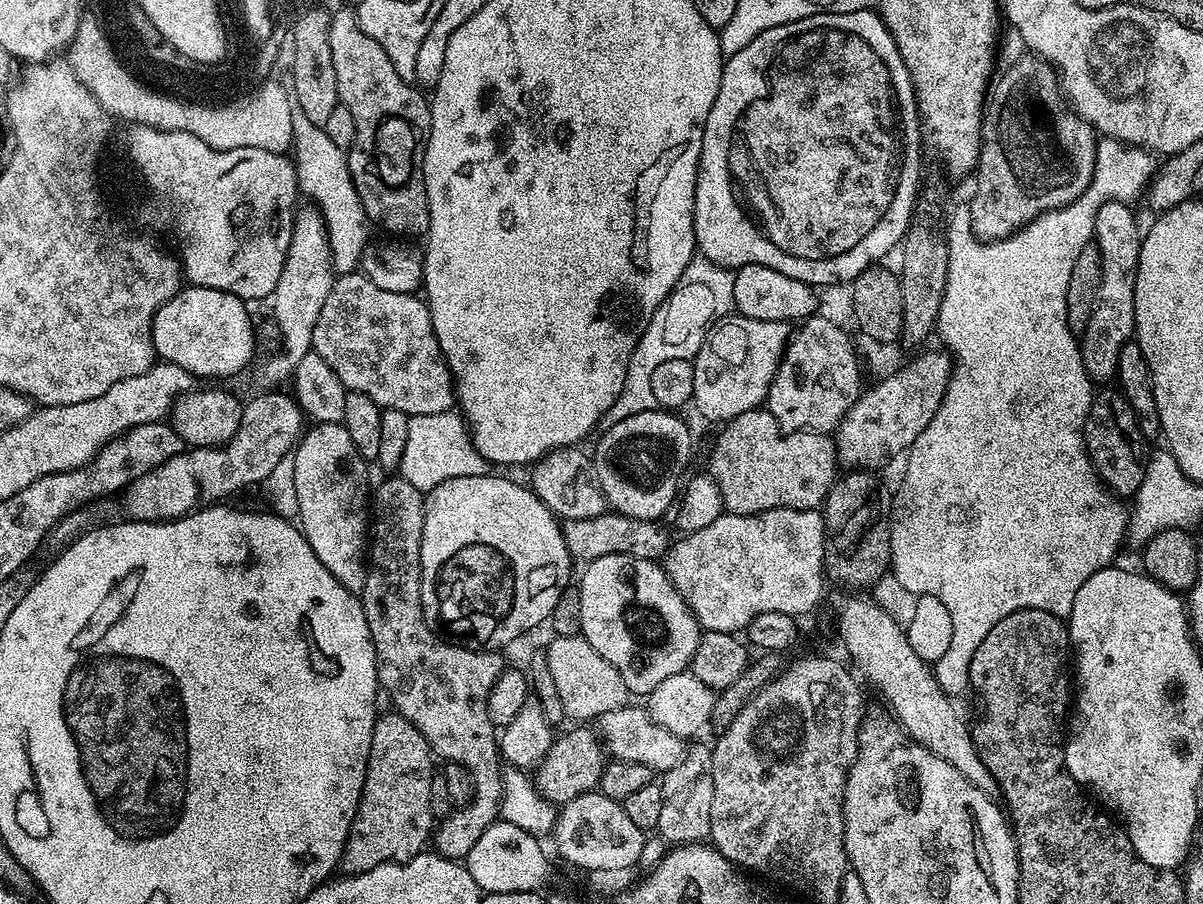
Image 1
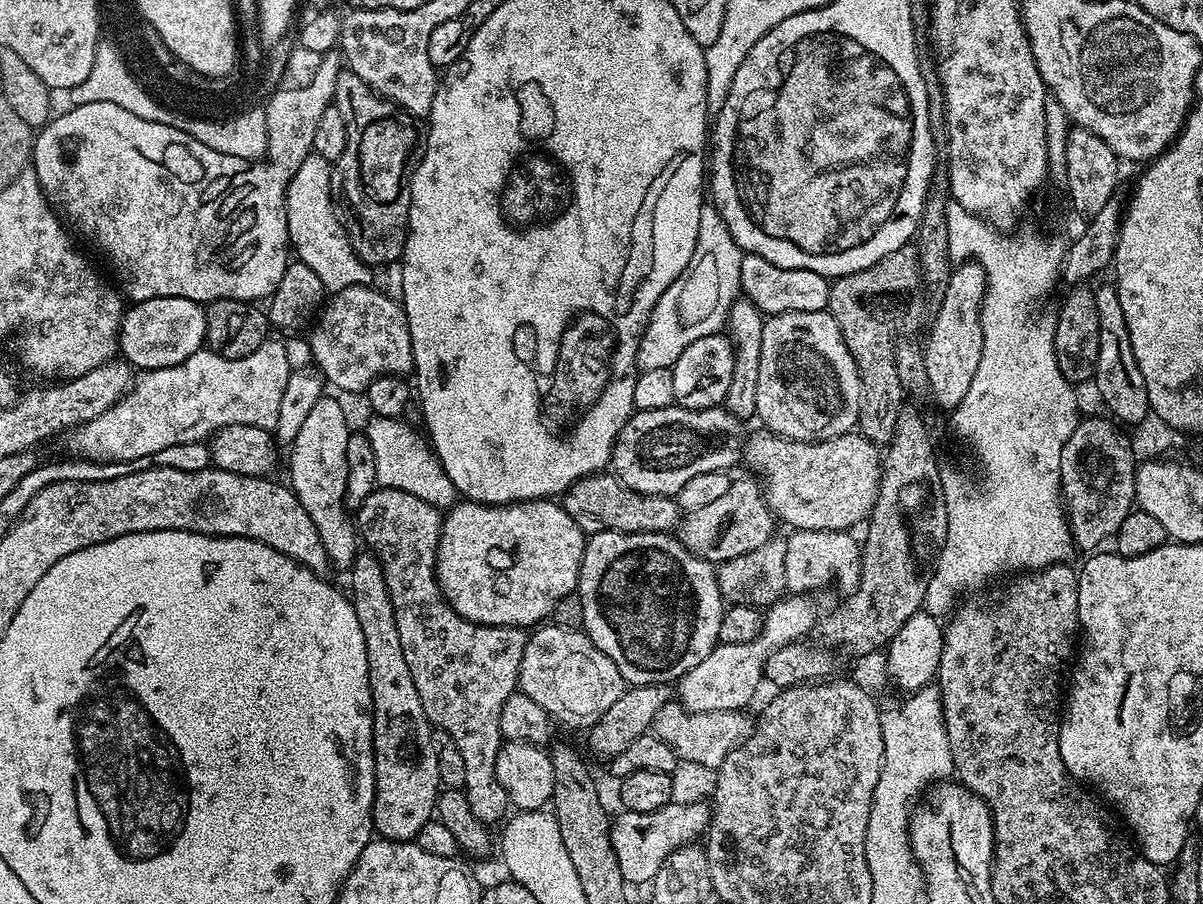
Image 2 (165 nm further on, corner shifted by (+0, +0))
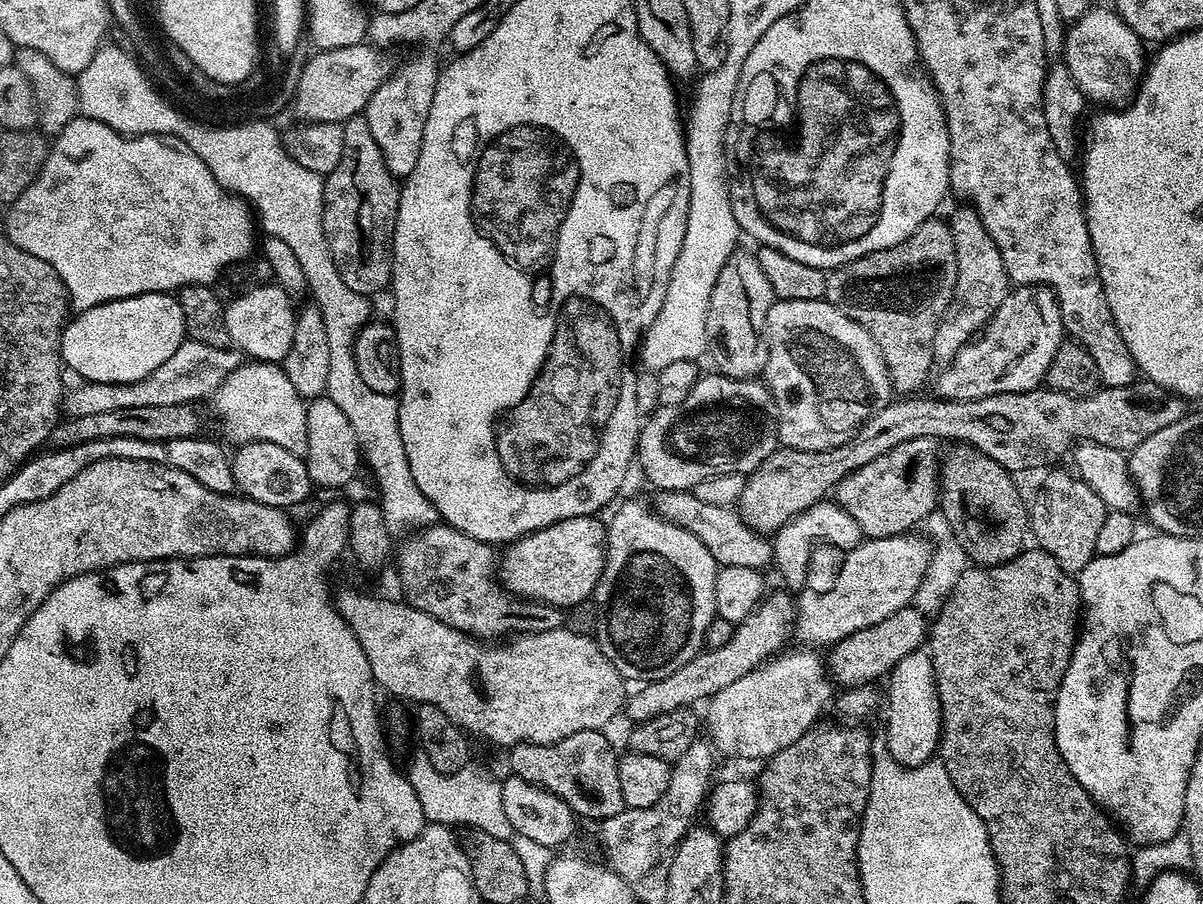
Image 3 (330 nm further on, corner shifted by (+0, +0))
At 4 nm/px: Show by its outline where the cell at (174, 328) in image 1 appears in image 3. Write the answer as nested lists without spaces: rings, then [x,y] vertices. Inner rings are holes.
[[[147,292],[134,298],[100,303],[77,313],[60,336],[61,361],[83,381],[129,384],[148,377],[186,339],[182,308],[175,295]]]

